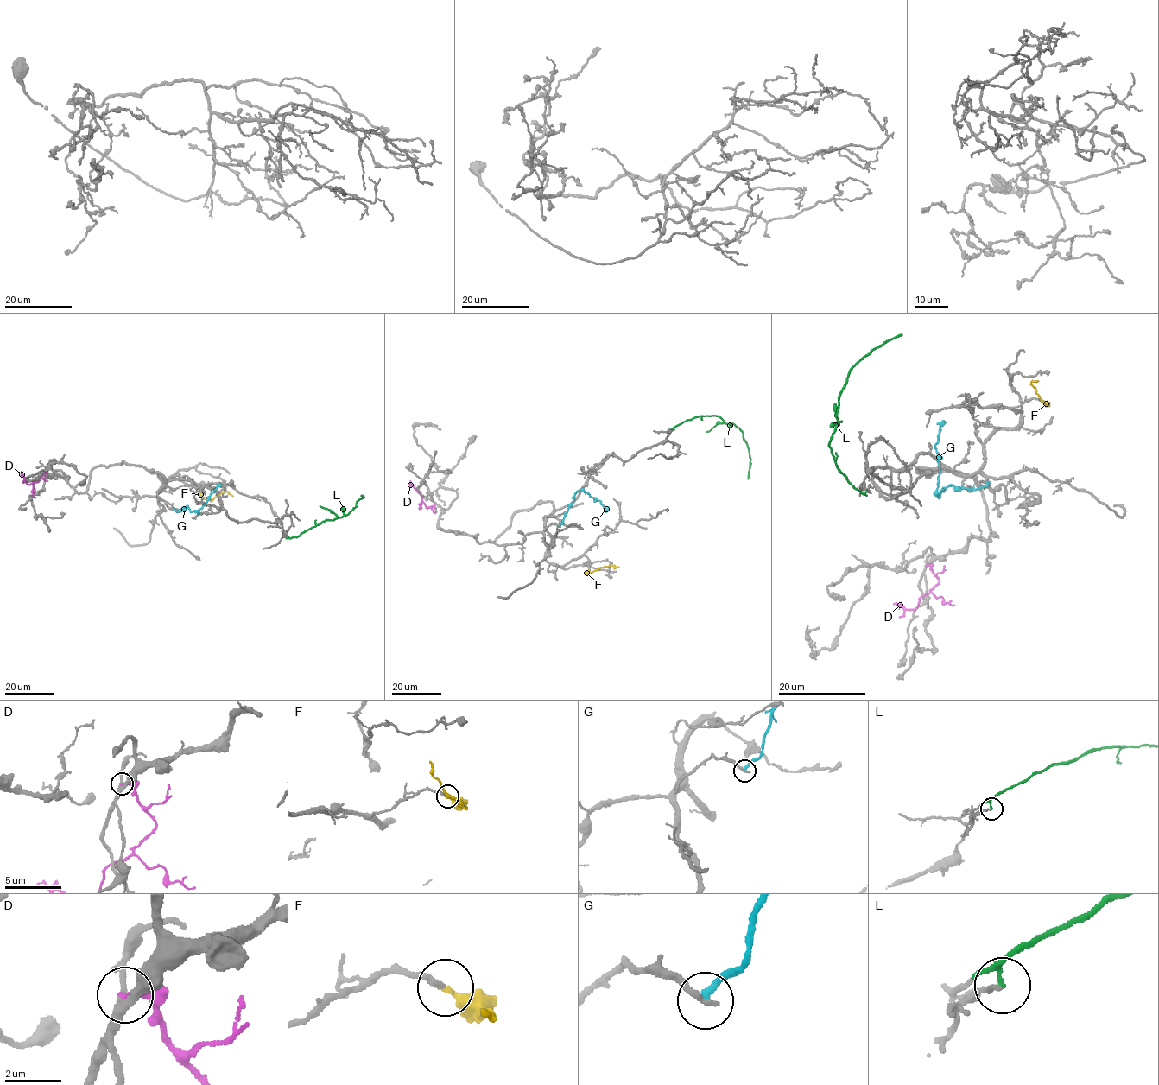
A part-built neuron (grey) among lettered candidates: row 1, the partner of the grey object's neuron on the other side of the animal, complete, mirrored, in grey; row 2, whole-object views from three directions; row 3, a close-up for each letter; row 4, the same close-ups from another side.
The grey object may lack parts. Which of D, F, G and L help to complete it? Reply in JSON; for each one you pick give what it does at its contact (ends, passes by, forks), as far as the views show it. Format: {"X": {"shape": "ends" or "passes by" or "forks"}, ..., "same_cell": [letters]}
{"F": {"shape": "ends"}, "same_cell": ["F"]}

